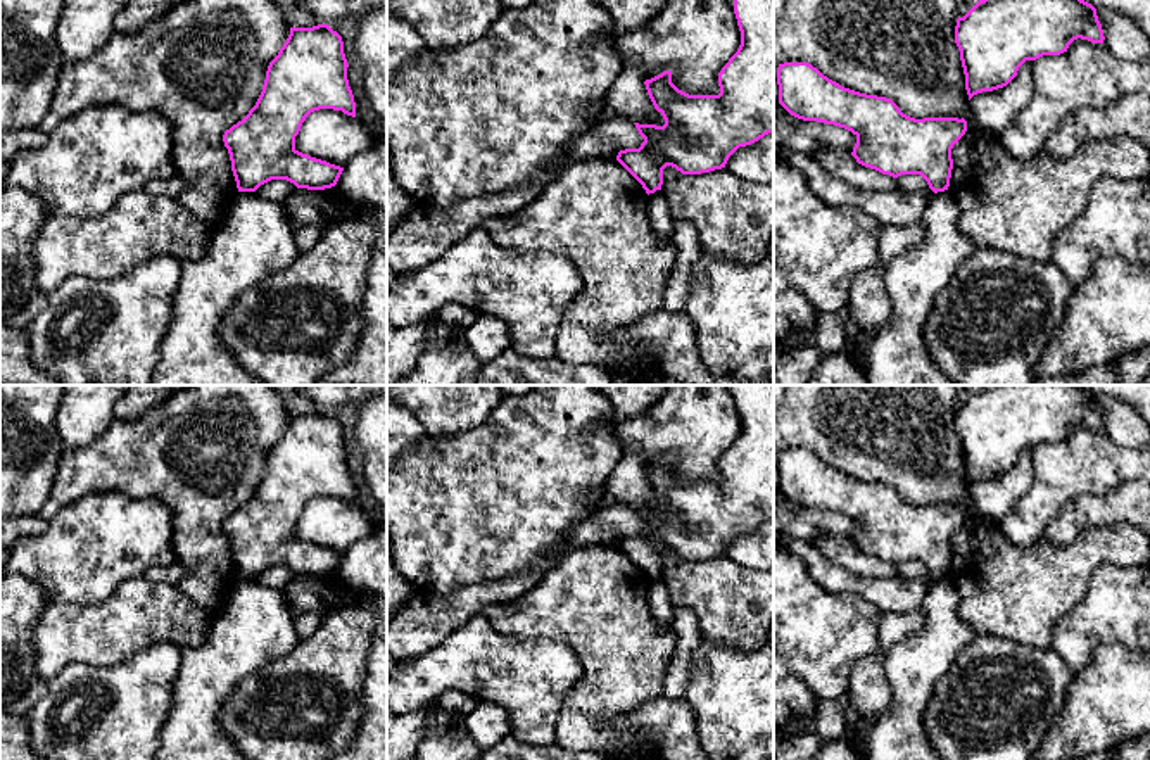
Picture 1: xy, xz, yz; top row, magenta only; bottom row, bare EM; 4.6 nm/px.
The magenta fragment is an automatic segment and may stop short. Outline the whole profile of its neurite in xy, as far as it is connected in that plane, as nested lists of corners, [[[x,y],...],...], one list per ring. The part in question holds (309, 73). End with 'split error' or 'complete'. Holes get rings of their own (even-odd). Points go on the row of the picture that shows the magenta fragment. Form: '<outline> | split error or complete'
[[[328,24],[290,28],[287,41],[268,66],[256,105],[223,135],[238,192],[256,192],[271,180],[287,180],[297,188],[307,190],[325,190],[337,185],[344,168],[299,152],[295,136],[306,117],[319,109],[342,111],[356,117],[347,67],[342,36]]] | complete

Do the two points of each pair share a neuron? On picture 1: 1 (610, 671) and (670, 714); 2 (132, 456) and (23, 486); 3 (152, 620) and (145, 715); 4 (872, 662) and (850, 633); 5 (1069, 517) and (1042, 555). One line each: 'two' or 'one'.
1: two
2: two
3: two
4: two
5: two

